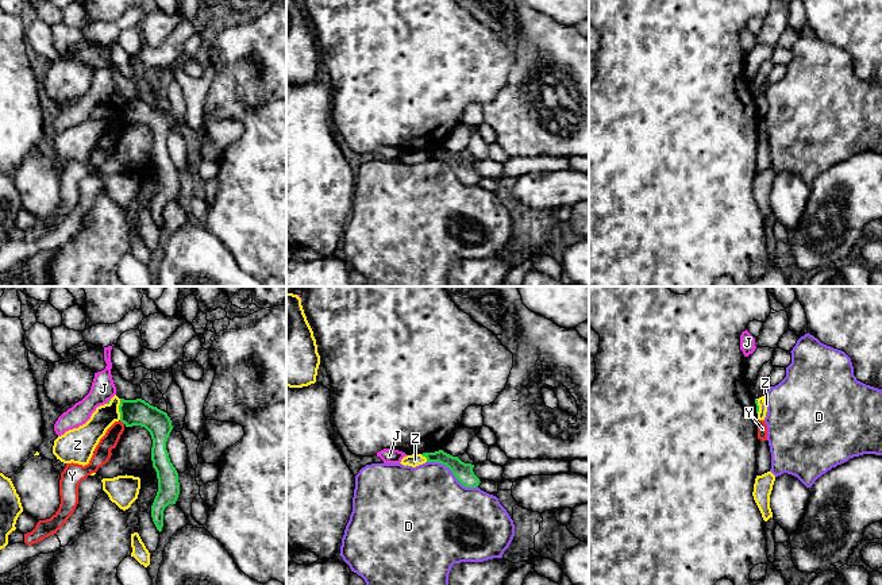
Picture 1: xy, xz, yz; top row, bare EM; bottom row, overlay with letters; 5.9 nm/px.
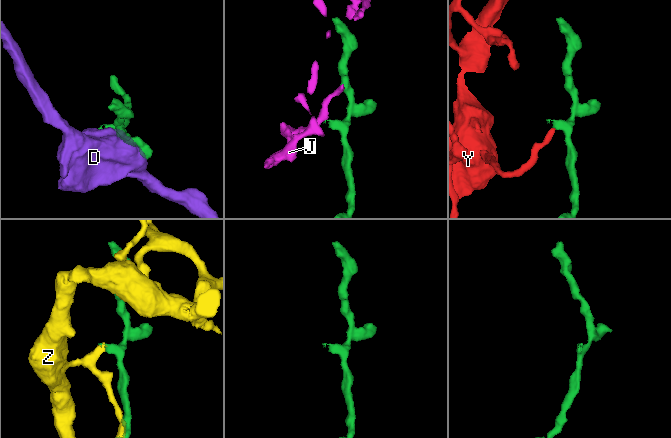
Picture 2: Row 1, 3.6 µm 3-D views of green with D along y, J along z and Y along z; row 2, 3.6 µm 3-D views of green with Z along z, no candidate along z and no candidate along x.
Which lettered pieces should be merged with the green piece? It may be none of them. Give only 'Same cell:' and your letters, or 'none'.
Same cell: none

